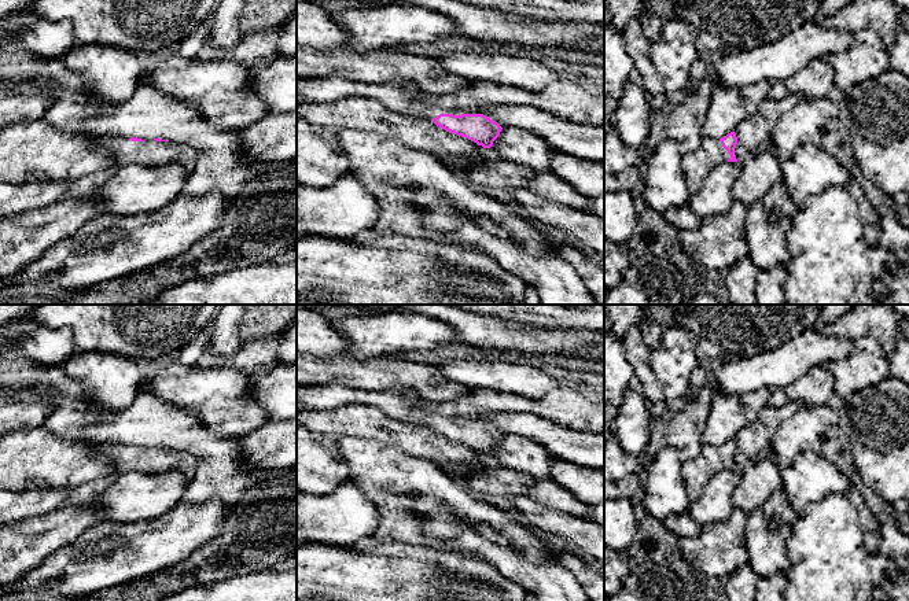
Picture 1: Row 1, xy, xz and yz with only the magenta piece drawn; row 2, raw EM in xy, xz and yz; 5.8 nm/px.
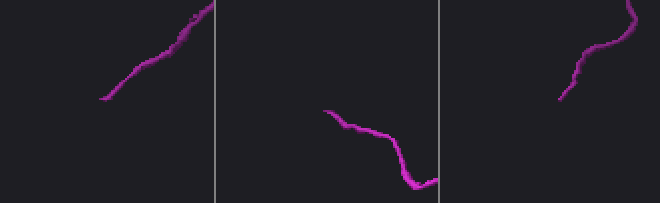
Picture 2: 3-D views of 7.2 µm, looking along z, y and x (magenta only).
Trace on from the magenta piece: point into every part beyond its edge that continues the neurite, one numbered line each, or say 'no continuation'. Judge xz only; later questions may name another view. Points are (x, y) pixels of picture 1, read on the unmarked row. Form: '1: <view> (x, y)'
1: xz (563, 406)

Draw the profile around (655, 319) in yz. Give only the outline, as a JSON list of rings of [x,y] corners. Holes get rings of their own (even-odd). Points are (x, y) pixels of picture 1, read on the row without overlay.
[[[641,305],[643,314],[637,324],[647,347],[659,349],[662,335],[671,327],[682,327],[685,314],[678,311],[680,305]]]

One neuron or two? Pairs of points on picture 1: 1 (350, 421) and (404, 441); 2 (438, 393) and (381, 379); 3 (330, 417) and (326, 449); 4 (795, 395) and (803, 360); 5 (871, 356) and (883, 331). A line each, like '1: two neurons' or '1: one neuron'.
1: one neuron
2: one neuron
3: two neurons
4: two neurons
5: two neurons

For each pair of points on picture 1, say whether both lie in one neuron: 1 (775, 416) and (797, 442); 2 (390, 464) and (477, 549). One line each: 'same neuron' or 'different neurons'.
1: different neurons
2: same neuron

